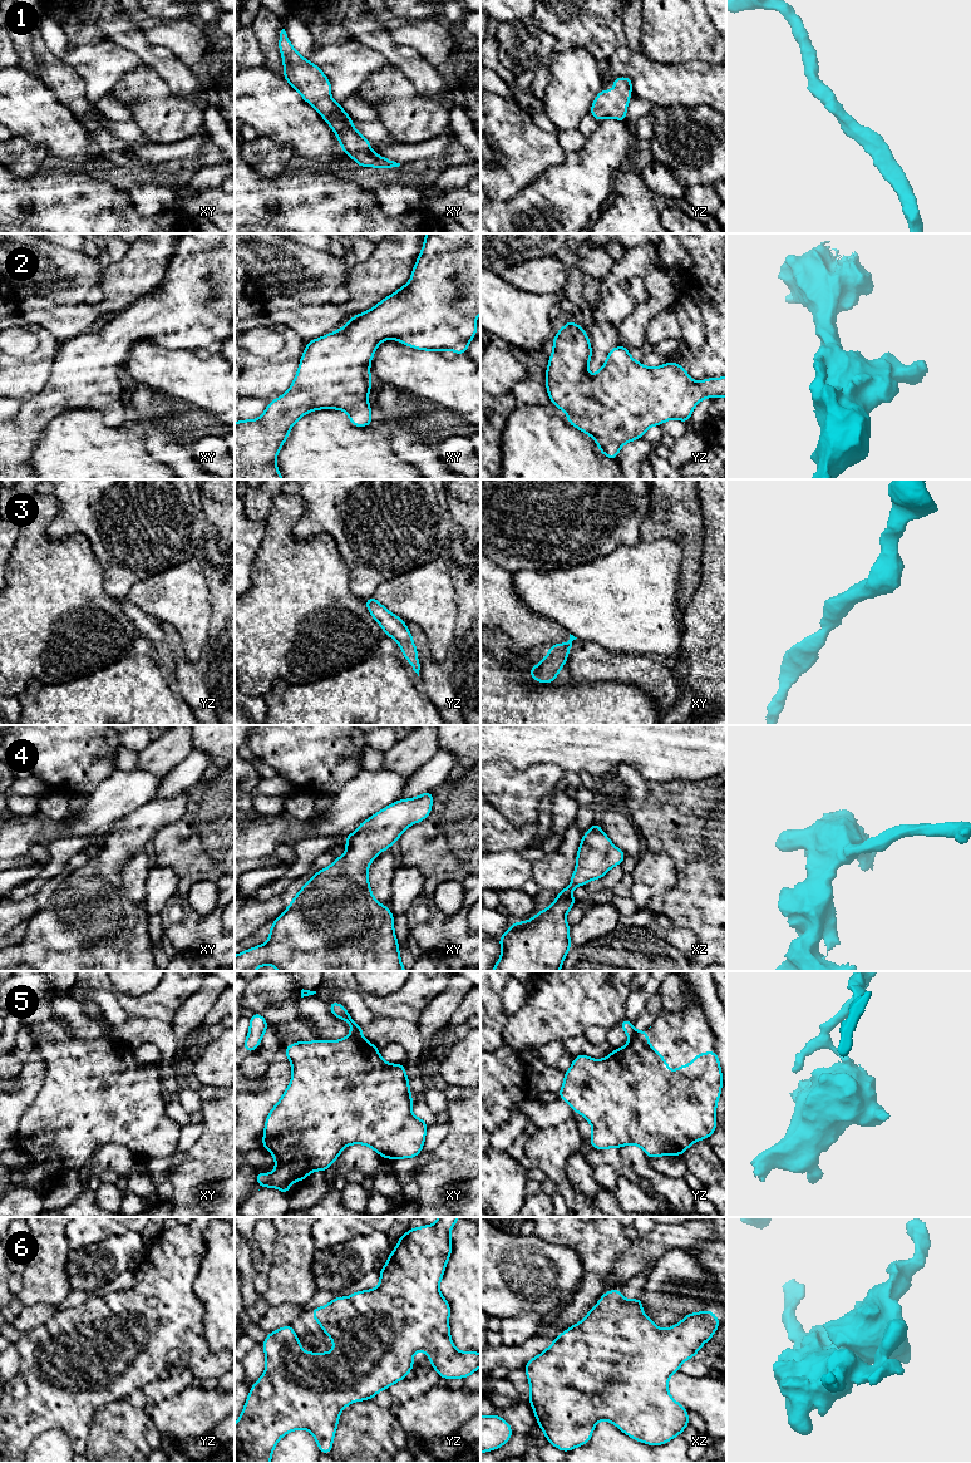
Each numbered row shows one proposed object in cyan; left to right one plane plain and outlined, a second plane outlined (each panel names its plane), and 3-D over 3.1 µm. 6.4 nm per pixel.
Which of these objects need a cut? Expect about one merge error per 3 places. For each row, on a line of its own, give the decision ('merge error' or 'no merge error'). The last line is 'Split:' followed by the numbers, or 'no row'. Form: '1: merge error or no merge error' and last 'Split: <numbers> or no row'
1: no merge error
2: no merge error
3: no merge error
4: no merge error
5: merge error
6: no merge error
Split: 5

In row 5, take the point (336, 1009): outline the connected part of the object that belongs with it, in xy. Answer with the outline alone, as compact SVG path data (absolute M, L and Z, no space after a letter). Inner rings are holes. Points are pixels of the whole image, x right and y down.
M329 1001L329 1008L332 1015L346 1021L351 1026L351 1036L363 1038L363 1026L358 1025L344 1005L336 1001Z

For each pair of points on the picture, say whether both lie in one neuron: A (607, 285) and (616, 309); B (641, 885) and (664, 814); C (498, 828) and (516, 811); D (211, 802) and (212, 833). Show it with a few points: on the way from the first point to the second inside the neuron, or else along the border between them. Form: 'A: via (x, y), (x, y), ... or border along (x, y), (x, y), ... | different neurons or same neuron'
A: via (611, 291), (614, 303) | same neuron
B: border along (645, 847), (665, 852), (676, 868) | different neurons
C: border along (493, 806), (517, 827), (525, 827), (536, 822) | different neurons
D: via (213, 809), (213, 826) | same neuron

